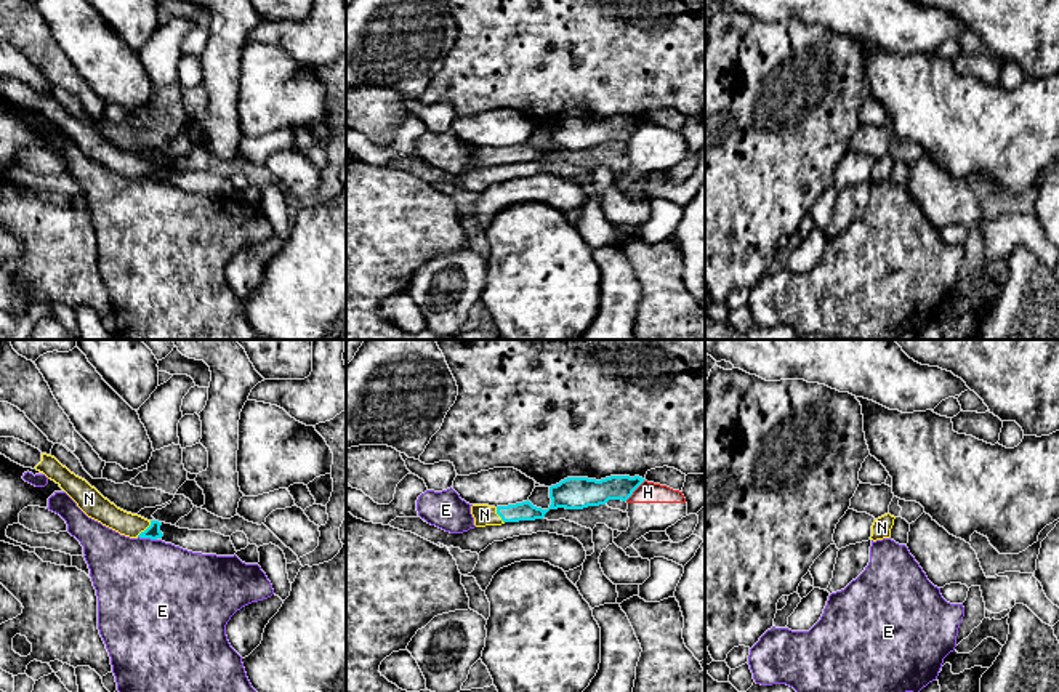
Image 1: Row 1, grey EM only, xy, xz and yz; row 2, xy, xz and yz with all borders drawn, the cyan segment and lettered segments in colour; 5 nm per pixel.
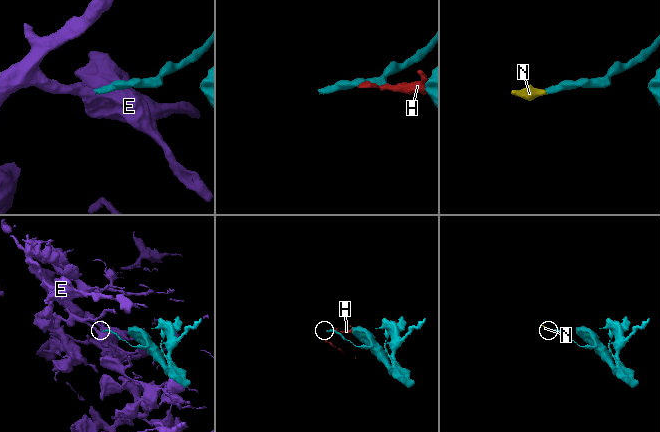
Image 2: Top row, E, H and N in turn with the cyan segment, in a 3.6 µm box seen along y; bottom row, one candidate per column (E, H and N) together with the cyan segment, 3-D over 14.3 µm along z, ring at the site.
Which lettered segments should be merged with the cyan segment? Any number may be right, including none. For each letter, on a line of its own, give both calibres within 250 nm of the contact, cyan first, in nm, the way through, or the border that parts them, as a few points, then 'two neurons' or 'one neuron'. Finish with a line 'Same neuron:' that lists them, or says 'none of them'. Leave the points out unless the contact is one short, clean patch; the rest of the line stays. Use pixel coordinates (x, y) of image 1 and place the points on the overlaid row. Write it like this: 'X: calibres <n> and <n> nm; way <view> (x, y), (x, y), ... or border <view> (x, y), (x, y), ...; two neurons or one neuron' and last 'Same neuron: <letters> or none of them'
E: calibres 70 and 480 nm; two neurons
H: calibres 150 and 110 nm; two neurons
N: calibres 70 and 120 nm; way xy (153, 532), (146, 529), (125, 524), (101, 510); one neuron
Same neuron: N

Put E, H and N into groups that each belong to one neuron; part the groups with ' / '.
E / H / N

